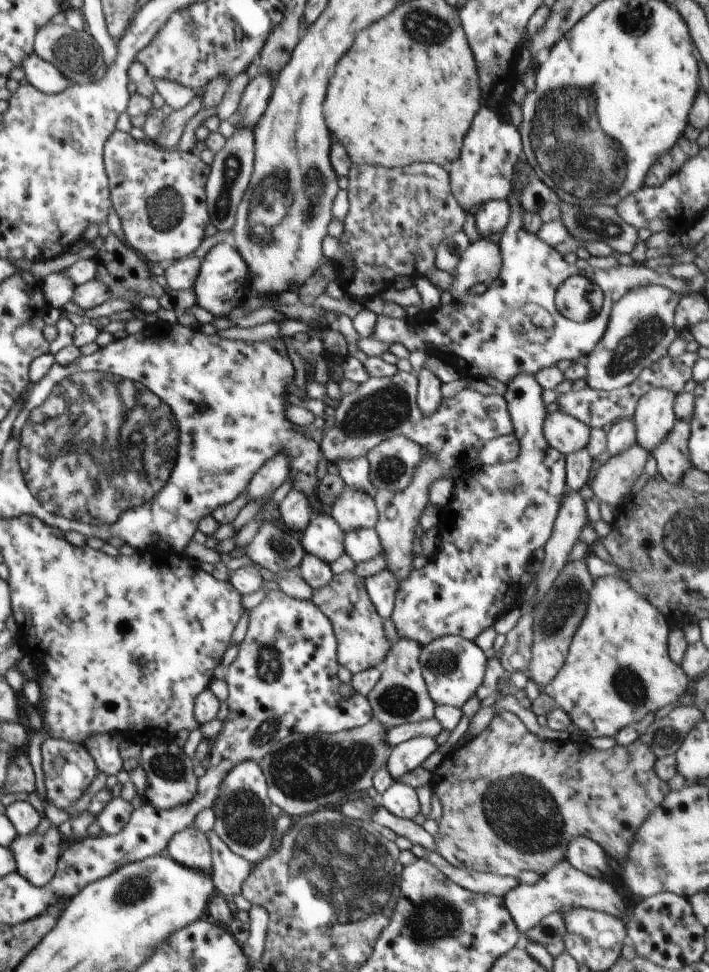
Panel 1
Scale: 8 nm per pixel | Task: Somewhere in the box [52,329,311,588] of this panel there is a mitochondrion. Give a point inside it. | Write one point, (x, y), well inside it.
(281, 548)

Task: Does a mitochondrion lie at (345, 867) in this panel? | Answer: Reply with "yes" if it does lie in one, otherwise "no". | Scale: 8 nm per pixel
yes

